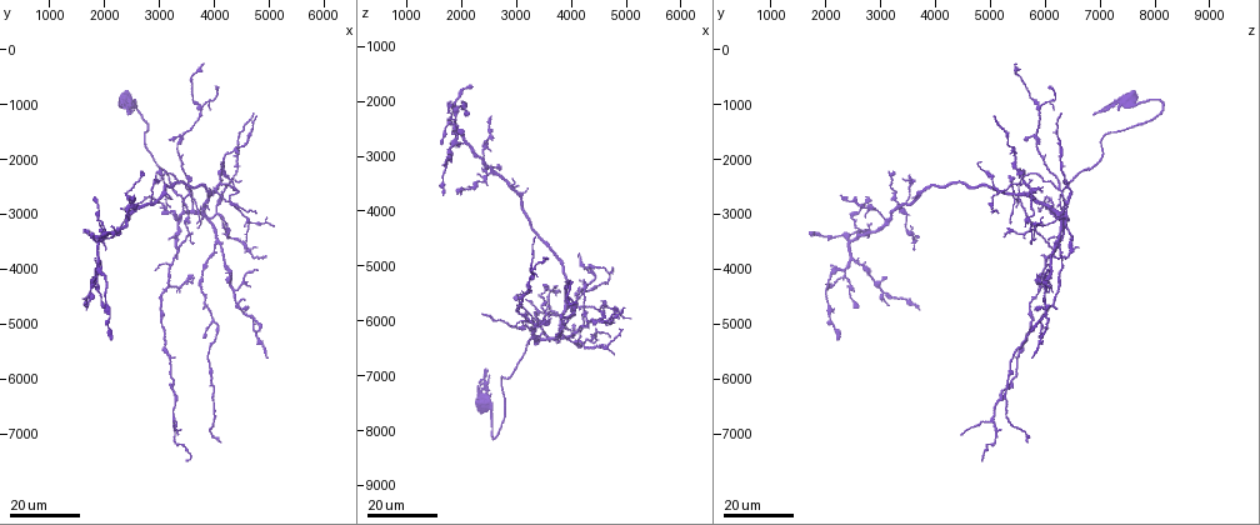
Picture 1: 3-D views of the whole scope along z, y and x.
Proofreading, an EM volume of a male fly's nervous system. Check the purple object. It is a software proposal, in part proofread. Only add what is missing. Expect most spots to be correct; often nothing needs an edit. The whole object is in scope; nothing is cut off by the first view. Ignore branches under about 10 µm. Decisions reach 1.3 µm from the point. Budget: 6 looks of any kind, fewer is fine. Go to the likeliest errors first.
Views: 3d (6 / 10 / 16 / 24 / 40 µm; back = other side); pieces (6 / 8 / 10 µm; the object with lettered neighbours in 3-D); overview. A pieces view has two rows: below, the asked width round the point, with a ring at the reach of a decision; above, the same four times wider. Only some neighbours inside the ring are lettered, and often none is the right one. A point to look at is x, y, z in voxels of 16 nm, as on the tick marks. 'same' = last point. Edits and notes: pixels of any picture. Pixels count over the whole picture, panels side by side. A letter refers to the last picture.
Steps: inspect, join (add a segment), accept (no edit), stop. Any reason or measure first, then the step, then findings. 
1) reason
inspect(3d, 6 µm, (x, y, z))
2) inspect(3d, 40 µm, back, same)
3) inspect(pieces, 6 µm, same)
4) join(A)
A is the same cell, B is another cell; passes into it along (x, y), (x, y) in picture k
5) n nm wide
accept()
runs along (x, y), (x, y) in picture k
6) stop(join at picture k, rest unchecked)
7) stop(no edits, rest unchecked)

tapers out
inspect(3d, 24 µm, (3800, 250, 5450))

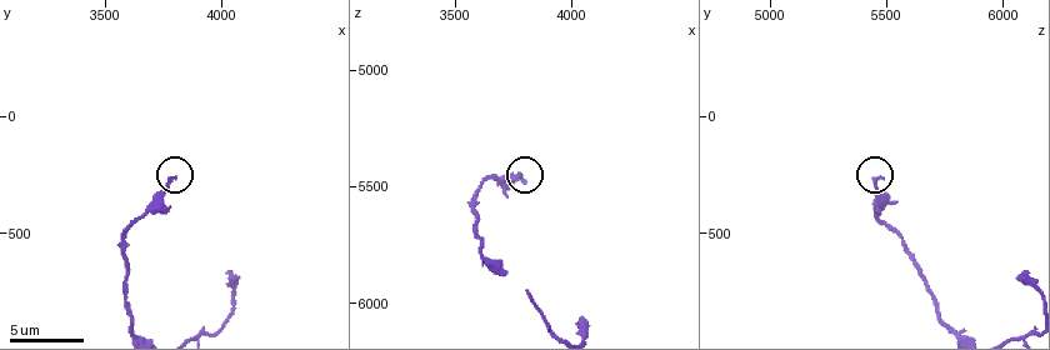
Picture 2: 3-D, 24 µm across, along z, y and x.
inspect(pieces, 6 µm, (3790, 260, 5480))

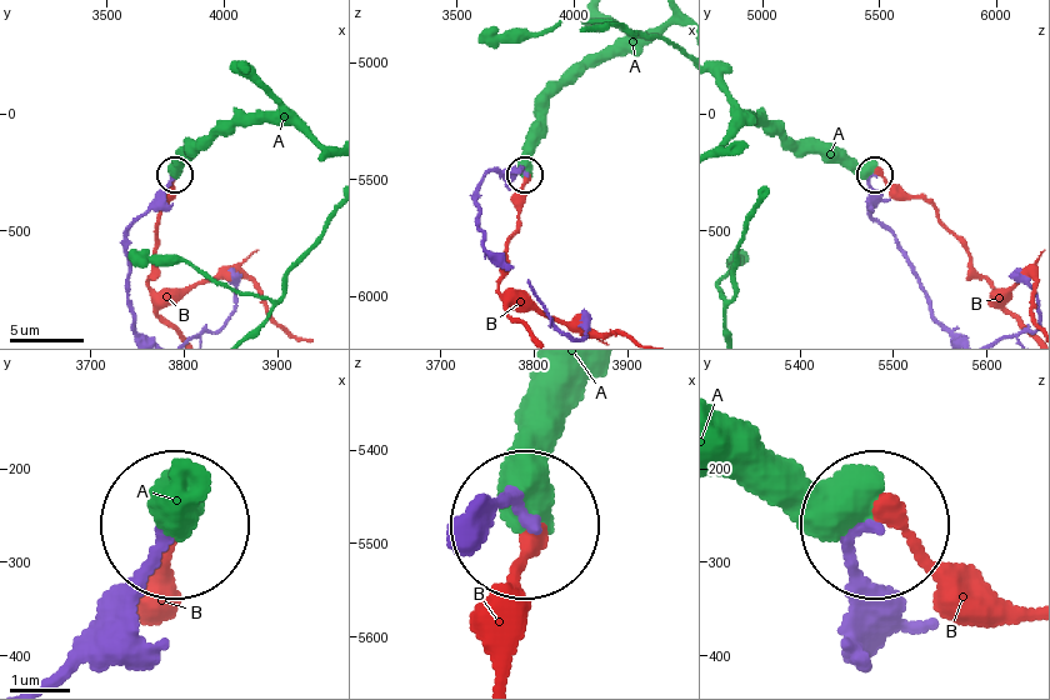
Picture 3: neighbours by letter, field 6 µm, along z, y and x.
180 nm wide
accept()
A and B are other cells; runs along (864, 620), (854, 545), (874, 530) in picture 3; no lettered segment goes on from it

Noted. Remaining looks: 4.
end of a long branch
inspect(3d, 16 µm, (4750, 1200, 6250))

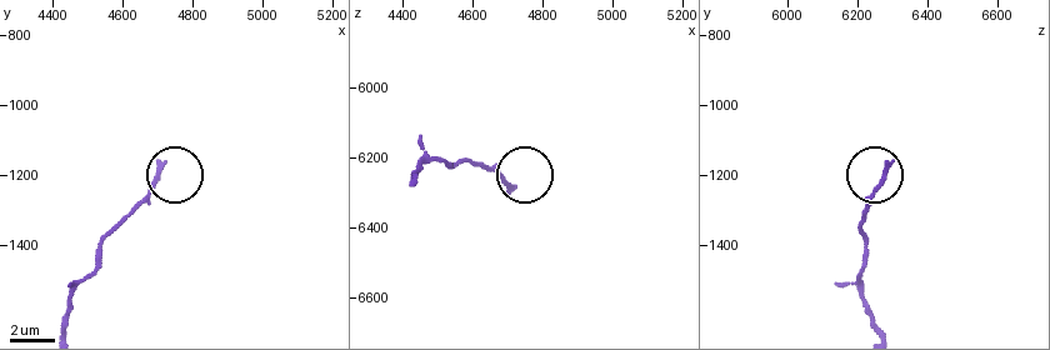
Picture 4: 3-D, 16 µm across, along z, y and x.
see the neighbours
inspect(pieces, 10 µm, (4710, 1170, 6290))

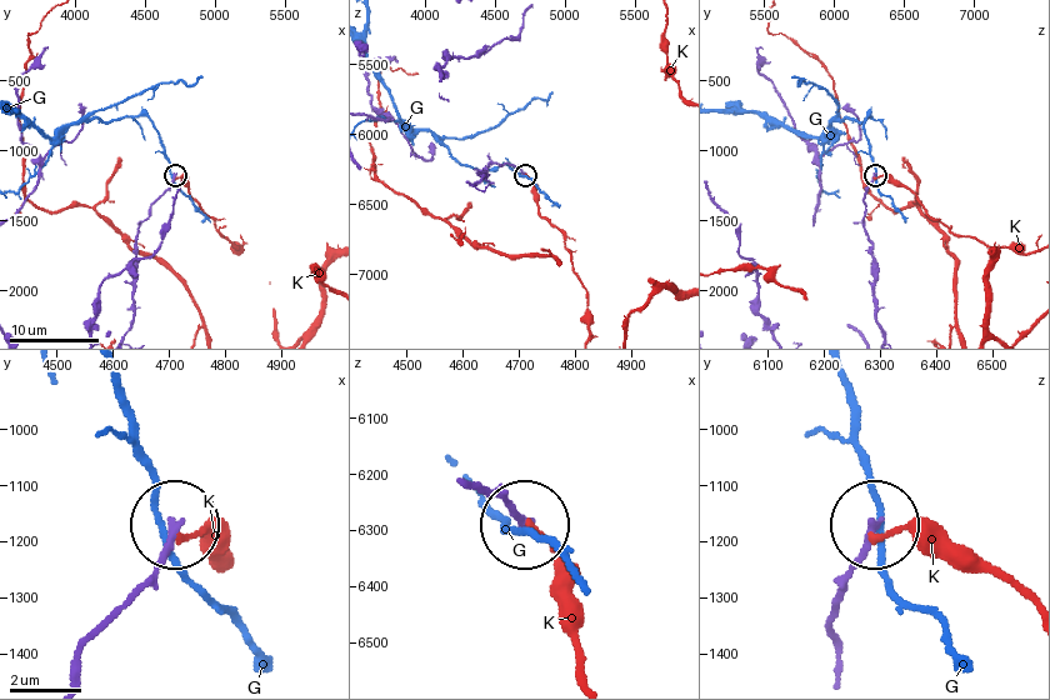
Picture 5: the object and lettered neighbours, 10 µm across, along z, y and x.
accept()
G and K are other cells; runs along (468, 485), (494, 494), (521, 521) in picture 5; none of them fits

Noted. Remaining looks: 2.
free end
inspect(3d, 16 µm, (3200, 3450, 6100))

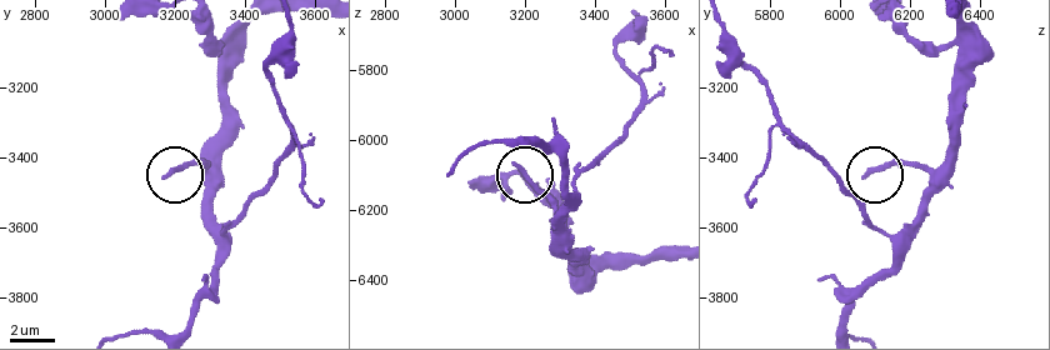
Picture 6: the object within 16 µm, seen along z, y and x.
inspect(pieces, 8 µm, (3180, 3450, 6080))

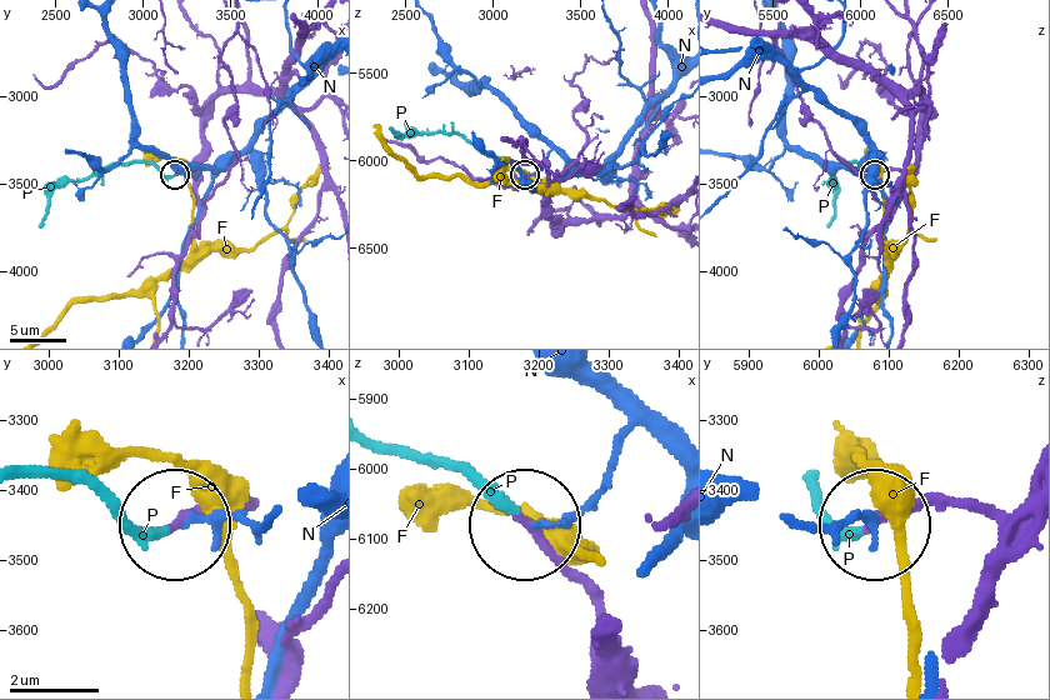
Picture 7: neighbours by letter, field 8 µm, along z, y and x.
join(P)
P is the same cell, F and N are other cells; it goes on there

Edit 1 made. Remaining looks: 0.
stop(join at picture 7, rest unchecked)

